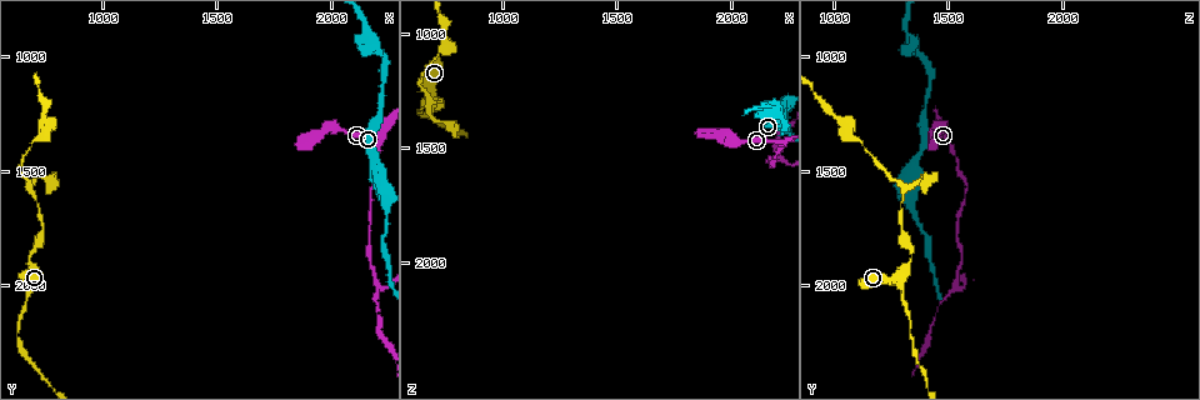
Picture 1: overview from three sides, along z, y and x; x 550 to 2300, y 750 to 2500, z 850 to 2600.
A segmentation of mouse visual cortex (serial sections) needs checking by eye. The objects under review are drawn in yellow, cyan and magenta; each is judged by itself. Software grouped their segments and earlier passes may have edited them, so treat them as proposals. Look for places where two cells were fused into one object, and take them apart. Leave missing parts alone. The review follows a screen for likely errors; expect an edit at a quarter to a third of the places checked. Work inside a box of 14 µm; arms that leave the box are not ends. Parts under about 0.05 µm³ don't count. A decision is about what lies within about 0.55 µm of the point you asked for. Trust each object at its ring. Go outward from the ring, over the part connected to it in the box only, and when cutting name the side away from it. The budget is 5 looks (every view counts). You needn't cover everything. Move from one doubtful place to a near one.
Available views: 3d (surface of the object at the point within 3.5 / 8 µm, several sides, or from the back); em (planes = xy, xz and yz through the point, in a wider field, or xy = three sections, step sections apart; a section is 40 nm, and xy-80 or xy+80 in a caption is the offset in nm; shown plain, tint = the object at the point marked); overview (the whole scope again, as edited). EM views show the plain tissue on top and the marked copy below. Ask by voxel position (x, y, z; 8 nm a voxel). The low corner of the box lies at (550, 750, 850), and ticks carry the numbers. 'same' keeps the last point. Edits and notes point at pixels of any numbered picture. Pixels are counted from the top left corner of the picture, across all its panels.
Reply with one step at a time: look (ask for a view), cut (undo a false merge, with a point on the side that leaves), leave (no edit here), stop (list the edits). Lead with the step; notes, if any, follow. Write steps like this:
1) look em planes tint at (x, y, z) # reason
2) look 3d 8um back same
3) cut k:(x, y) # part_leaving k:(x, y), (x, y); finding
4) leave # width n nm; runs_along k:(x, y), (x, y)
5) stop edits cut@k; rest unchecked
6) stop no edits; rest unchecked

look 3d 3.5um at (2200, 1990, 1530)

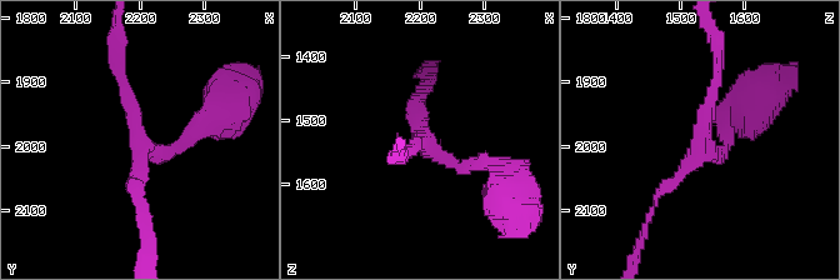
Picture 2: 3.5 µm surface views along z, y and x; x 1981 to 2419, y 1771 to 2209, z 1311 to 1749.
look em xy step 2 tint at (2200, 2000, 1530) # arms 3; arm_widths 150, 150, 200 nm; need the tissue

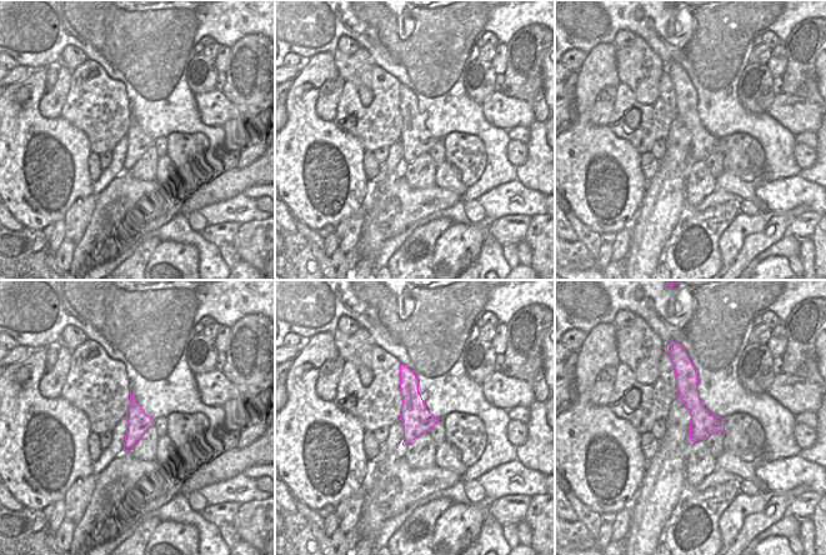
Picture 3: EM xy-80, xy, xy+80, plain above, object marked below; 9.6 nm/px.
leave # runs_along 3:(685, 368), (691, 401), (721, 429); all the same cell

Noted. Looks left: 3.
look 3d 3.5um at (2190, 960, 1330) # branch point

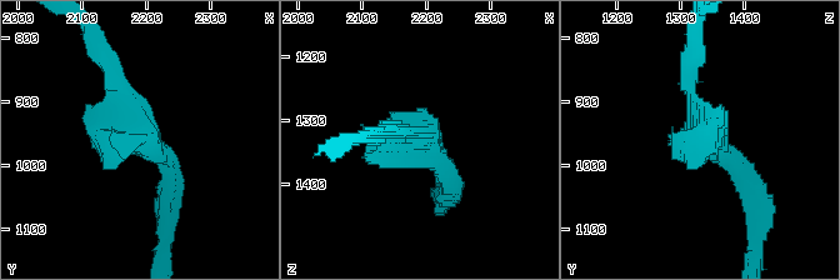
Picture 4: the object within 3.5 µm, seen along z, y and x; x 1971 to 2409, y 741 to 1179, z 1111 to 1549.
look em xy step 1 tint at (2185, 955, 1325)

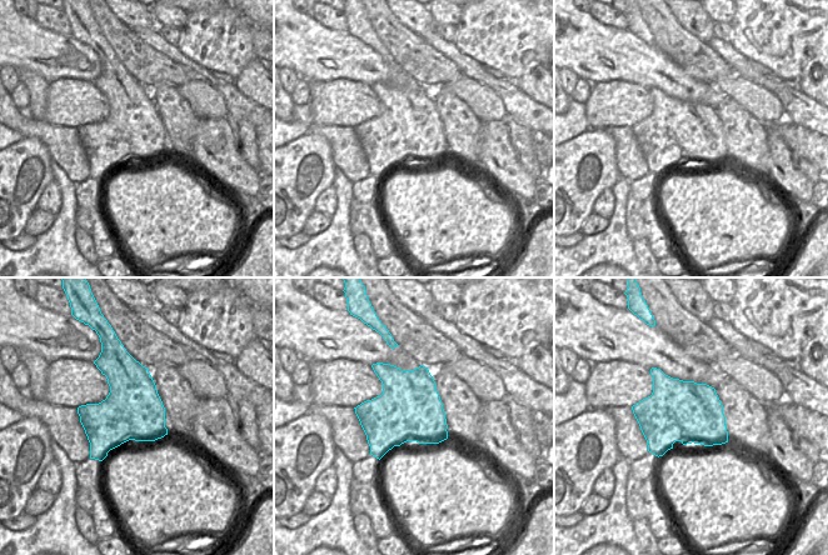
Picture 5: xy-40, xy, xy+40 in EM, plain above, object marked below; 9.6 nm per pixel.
leave # runs_along 4:(171, 184), (168, 156), (90, 106); all the same cell

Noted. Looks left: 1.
stop no edits; rest unchecked

